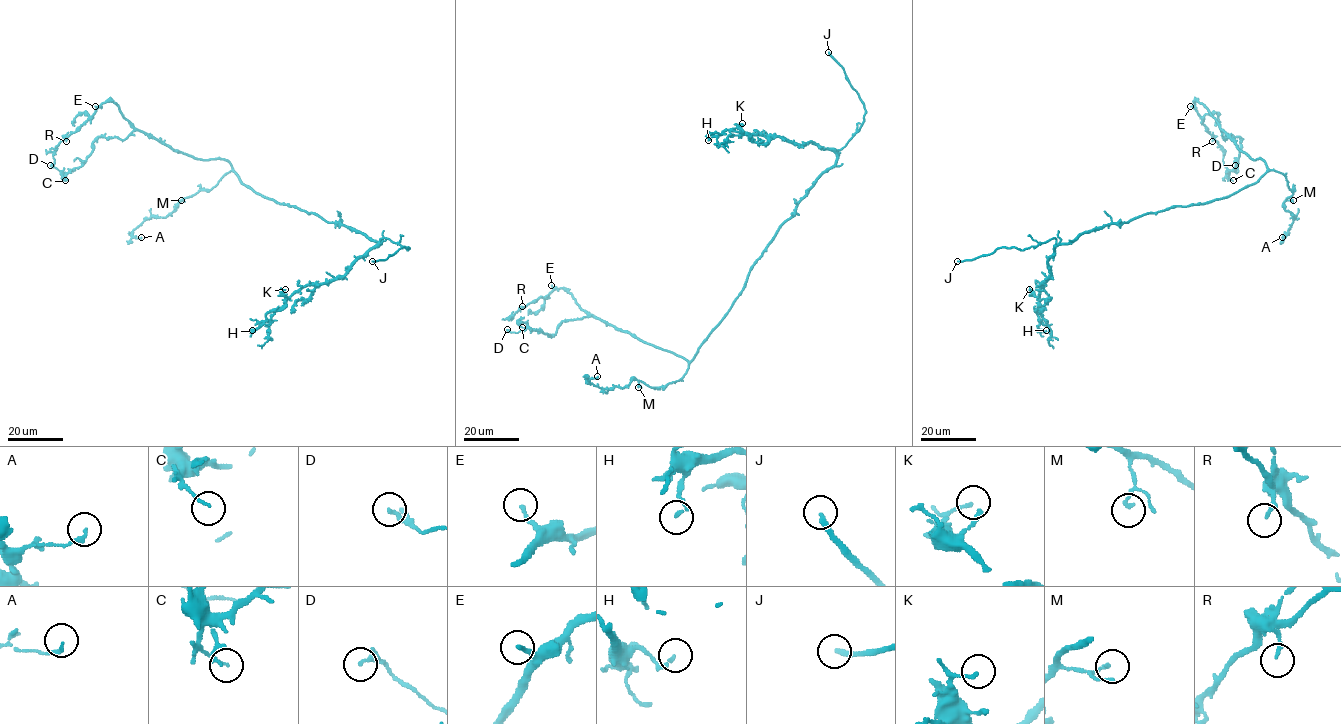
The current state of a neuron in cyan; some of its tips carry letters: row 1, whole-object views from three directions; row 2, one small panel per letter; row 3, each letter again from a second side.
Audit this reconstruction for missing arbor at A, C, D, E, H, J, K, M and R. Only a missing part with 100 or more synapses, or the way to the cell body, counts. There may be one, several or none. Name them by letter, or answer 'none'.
J

